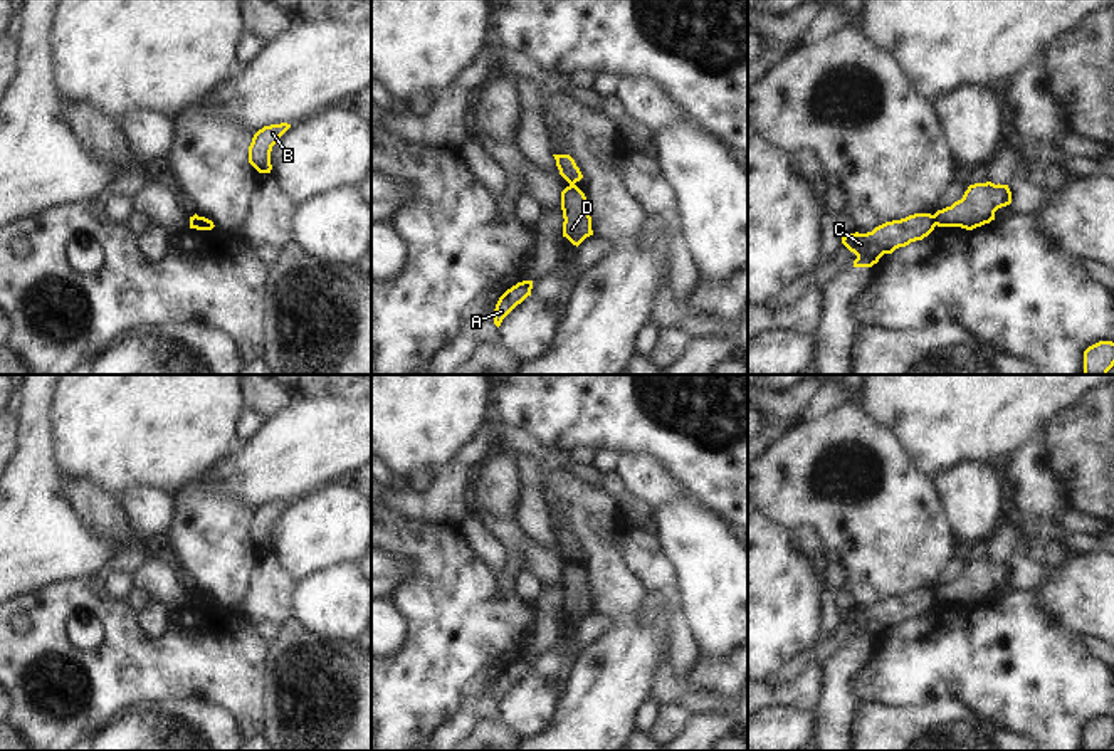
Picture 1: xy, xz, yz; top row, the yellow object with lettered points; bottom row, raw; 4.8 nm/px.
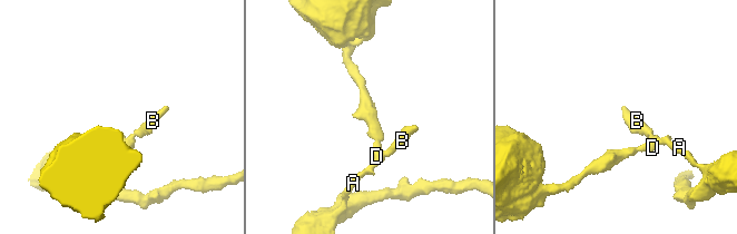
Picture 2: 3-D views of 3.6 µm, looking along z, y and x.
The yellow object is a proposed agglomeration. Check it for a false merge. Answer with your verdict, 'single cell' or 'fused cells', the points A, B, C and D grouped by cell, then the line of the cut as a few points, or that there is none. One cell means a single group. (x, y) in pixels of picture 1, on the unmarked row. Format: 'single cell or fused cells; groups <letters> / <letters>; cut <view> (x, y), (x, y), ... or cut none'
fused cells; groups A B D / C; cut yz (933, 592), (936, 600)

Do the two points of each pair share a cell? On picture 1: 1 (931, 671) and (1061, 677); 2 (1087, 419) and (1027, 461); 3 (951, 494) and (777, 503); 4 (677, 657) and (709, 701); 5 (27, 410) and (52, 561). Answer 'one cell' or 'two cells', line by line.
1: one cell
2: two cells
3: two cells
4: two cells
5: one cell

